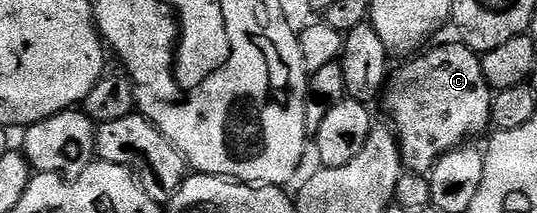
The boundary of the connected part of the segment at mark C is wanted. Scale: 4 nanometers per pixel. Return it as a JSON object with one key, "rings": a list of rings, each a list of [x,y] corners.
{"rings":[[[453,39],[449,45],[436,45],[425,48],[419,55],[405,60],[400,70],[393,72],[386,82],[386,92],[383,94],[382,102],[388,108],[388,113],[392,116],[391,124],[394,126],[394,132],[400,142],[400,158],[404,161],[405,170],[421,175],[431,174],[432,168],[440,157],[445,157],[451,149],[458,149],[469,139],[476,139],[479,133],[487,134],[492,125],[492,95],[493,89],[486,83],[486,75],[482,75],[482,63],[480,62],[481,54],[476,53],[470,47],[466,47],[459,40]]]}

